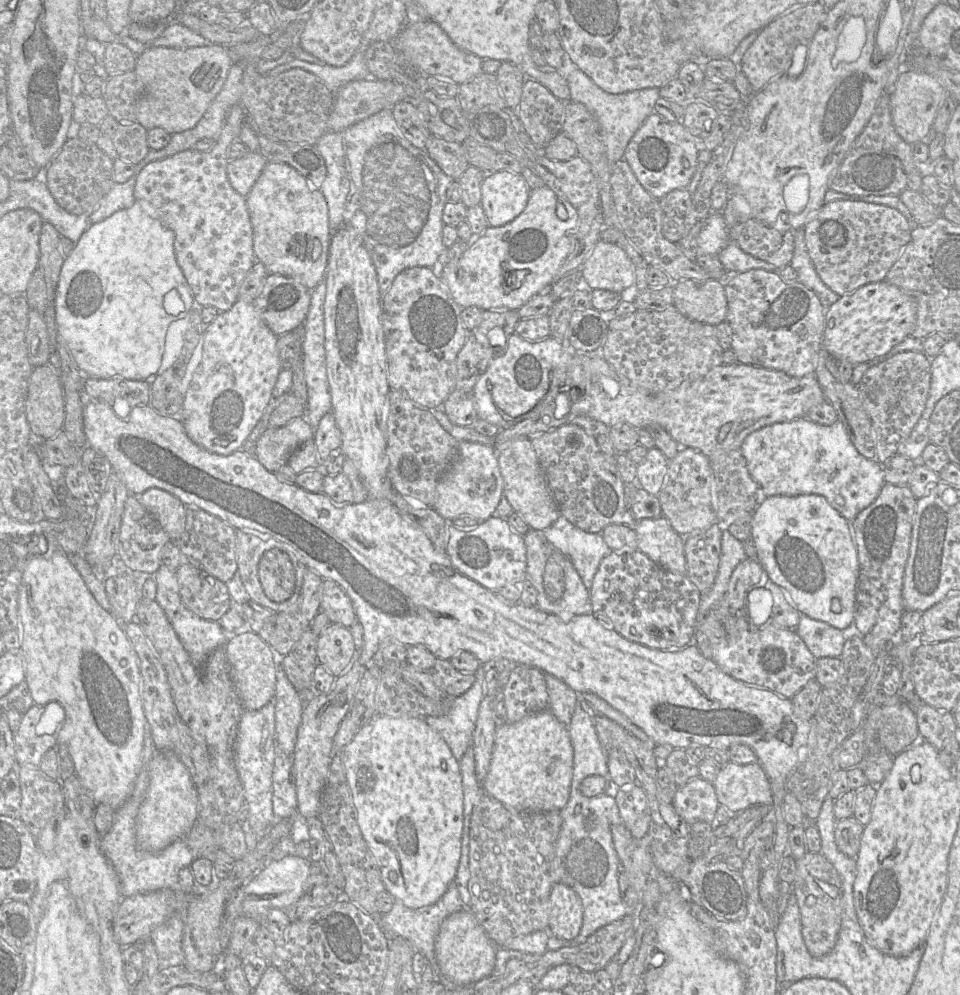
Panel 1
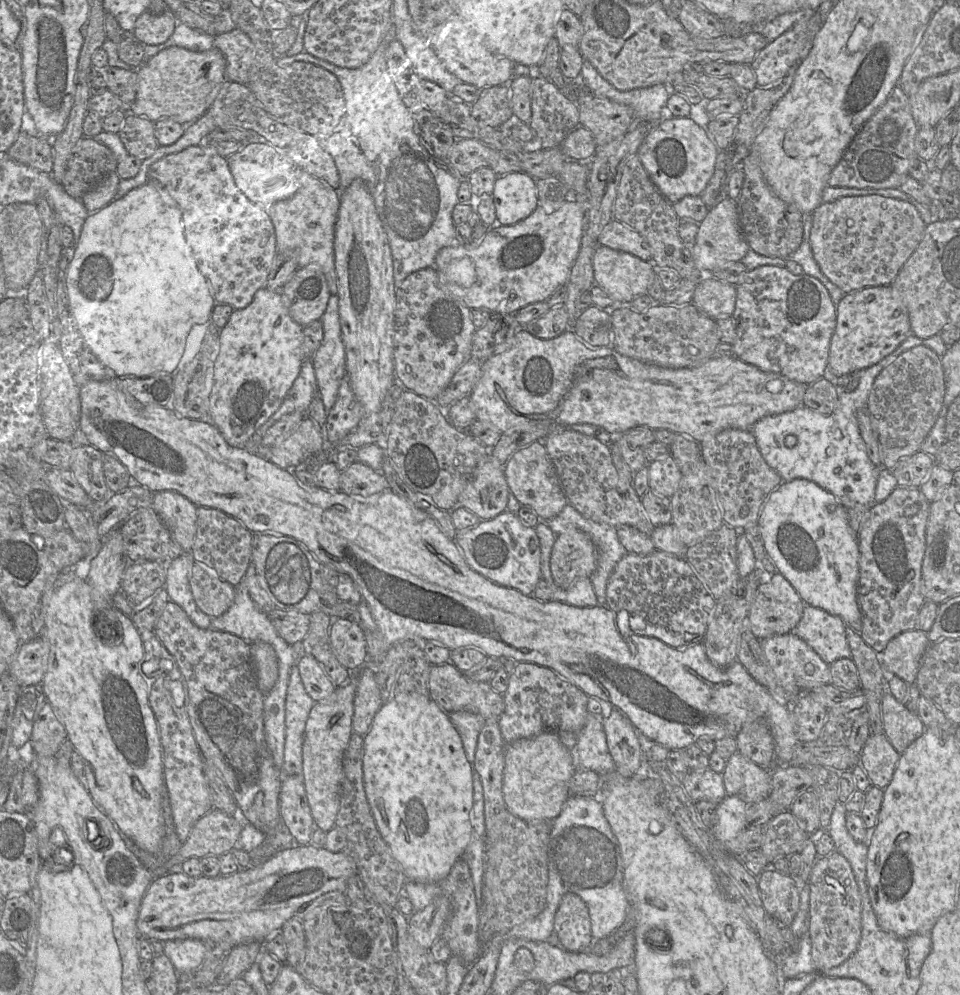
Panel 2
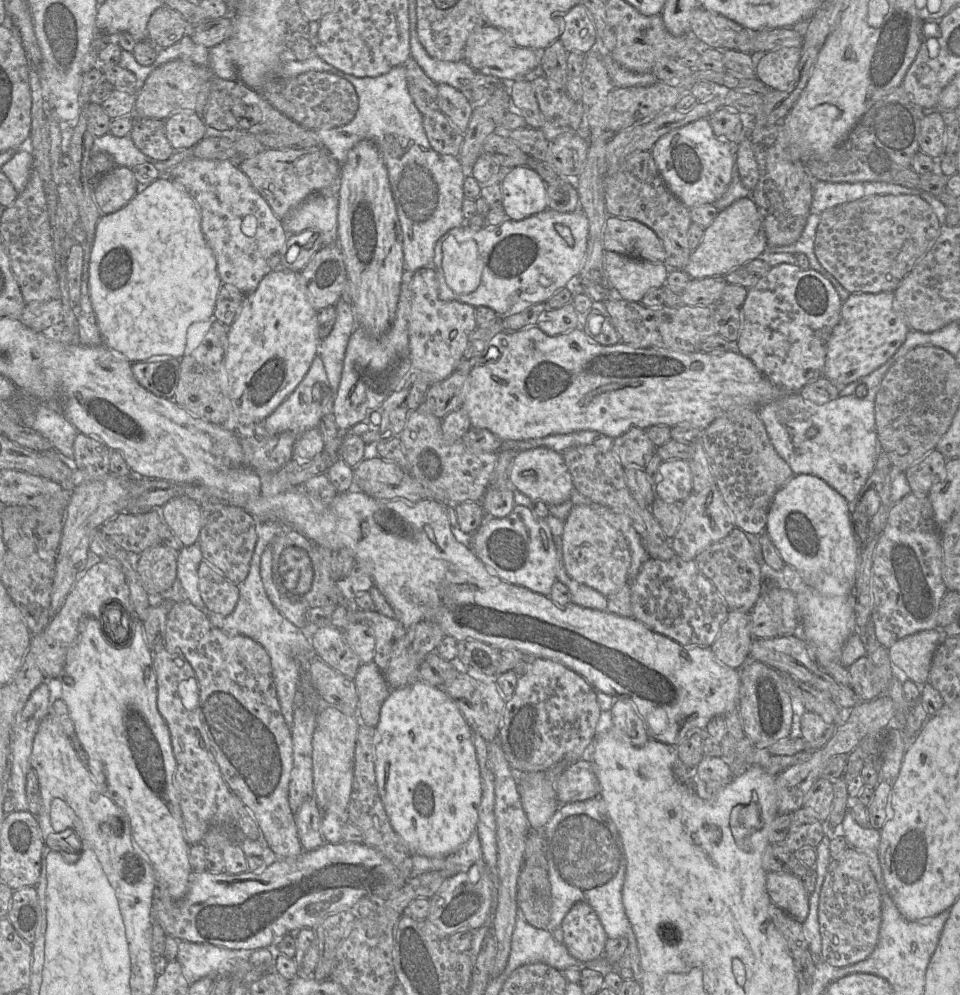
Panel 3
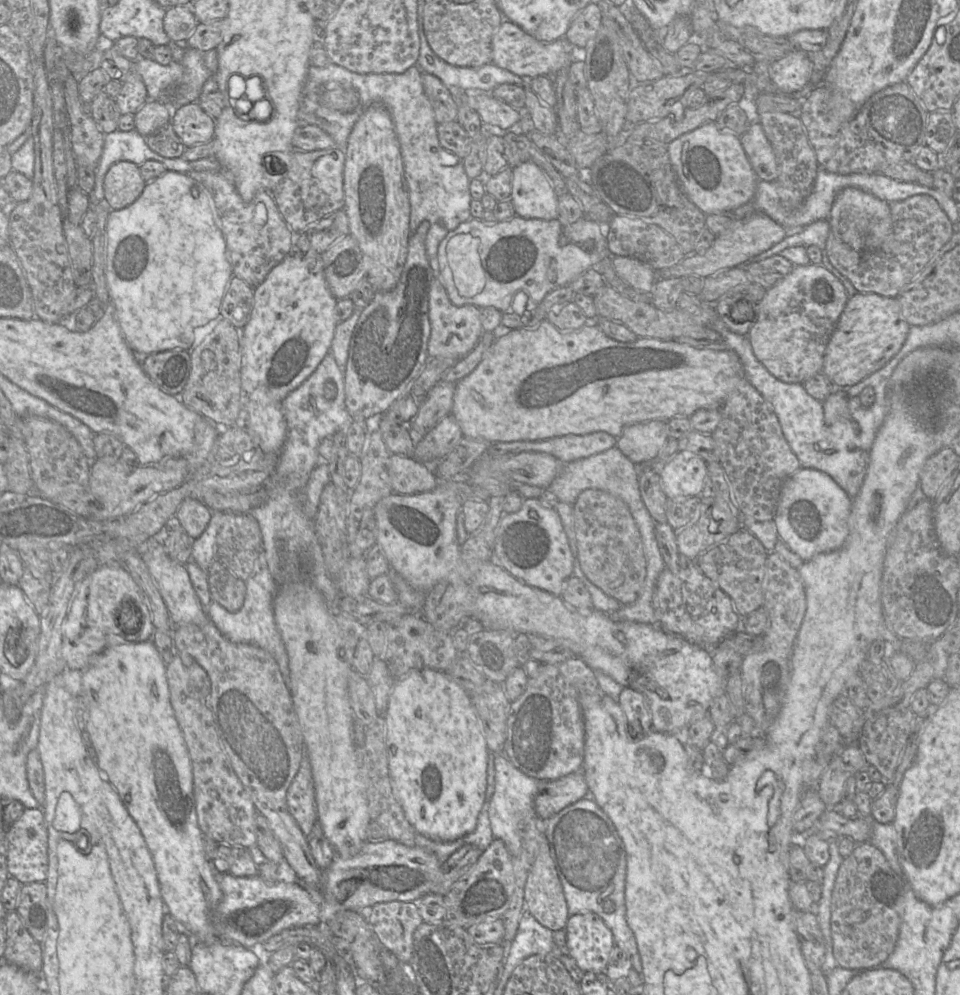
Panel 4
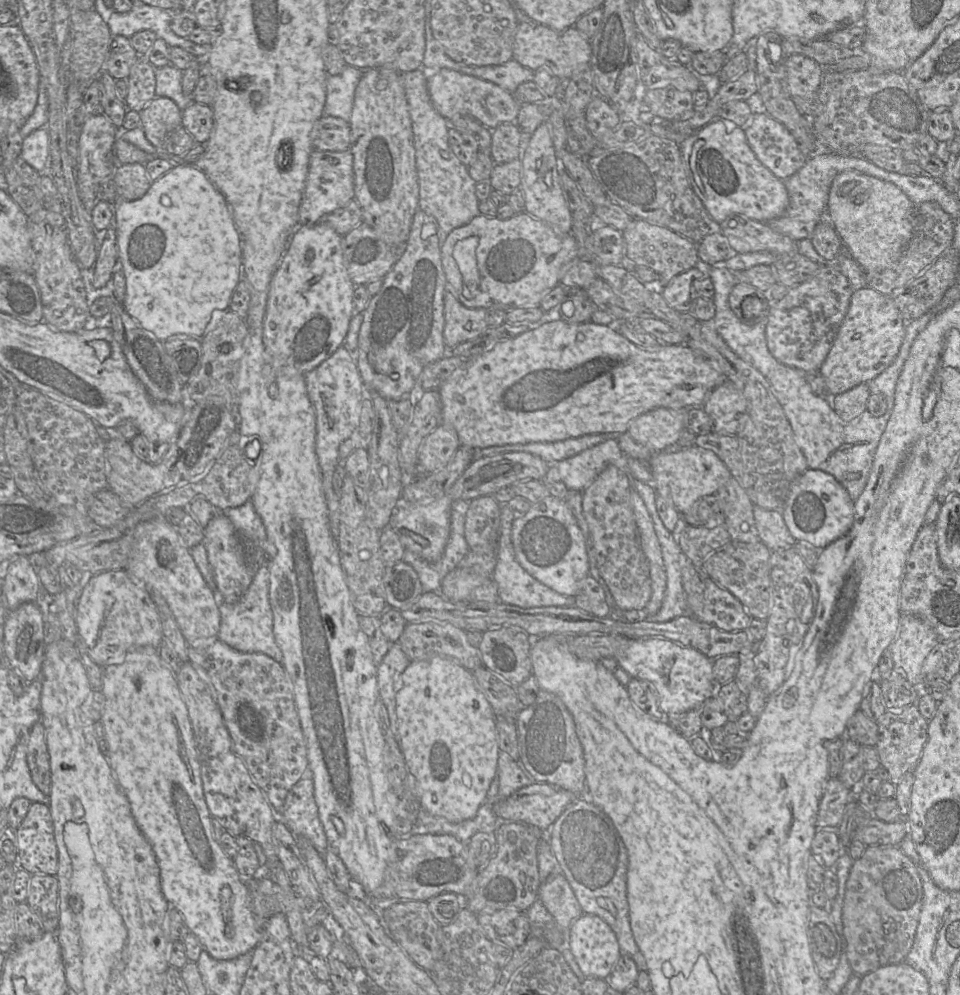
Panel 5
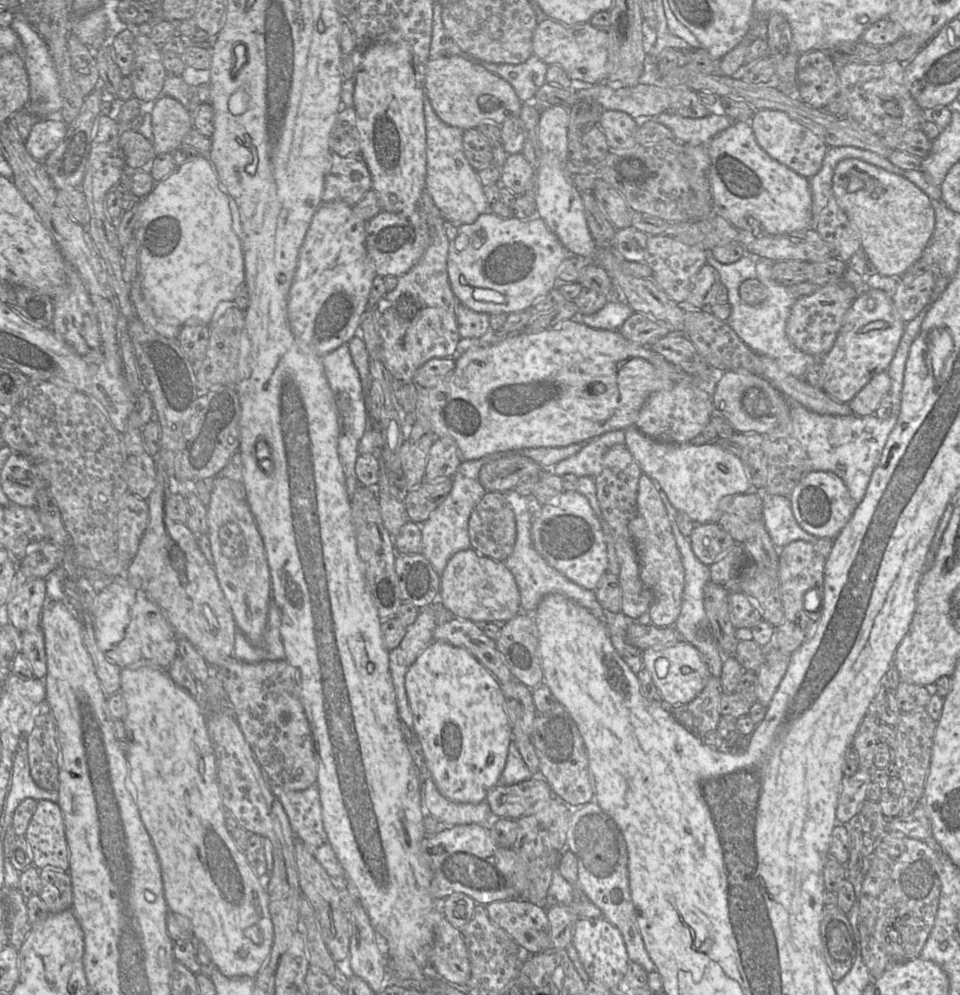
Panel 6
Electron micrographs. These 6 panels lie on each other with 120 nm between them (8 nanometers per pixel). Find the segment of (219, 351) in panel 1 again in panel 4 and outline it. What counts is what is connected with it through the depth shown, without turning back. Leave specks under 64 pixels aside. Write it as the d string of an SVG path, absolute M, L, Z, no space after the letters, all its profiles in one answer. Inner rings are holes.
M289 253L276 264L254 290L254 305L247 324L240 330L242 345L241 387L244 401L278 404L298 388L329 353L337 326L337 299L329 290L322 255Z

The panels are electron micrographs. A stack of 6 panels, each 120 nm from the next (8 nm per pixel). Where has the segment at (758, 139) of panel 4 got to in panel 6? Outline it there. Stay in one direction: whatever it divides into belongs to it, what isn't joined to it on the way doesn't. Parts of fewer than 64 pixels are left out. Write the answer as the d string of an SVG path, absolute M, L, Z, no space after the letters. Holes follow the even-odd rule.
M770 109L757 110L749 124L758 145L773 159L808 179L820 171L828 145L820 136L787 113Z

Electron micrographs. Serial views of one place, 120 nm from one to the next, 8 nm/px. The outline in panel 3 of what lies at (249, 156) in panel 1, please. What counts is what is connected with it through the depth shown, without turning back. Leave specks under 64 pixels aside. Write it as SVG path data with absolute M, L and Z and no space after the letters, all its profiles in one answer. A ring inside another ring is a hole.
M324 146L265 148L252 157L241 159L238 166L280 220L313 194L338 196L341 165Z

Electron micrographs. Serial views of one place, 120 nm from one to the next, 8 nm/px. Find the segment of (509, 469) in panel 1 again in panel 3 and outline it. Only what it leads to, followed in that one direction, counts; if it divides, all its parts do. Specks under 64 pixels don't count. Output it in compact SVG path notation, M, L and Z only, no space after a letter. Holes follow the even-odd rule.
M536 447L518 452L512 462L510 480L516 490L532 500L539 499L548 506L561 504L568 500L574 491L572 477L562 453L547 447Z

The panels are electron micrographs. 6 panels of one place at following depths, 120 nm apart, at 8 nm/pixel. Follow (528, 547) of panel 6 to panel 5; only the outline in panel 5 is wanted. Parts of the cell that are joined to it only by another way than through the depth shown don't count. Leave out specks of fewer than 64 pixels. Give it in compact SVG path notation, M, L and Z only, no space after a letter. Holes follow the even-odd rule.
M505 503L501 510L500 536L497 544L496 566L492 577L498 586L501 602L522 608L540 606L573 606L574 596L562 595L532 577L516 560L511 539L512 523L515 520L513 509Z

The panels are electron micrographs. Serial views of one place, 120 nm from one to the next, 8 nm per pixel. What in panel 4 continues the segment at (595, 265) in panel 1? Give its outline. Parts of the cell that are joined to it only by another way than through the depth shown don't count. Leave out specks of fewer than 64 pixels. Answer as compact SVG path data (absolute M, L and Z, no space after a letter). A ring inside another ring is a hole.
M614 256L613 267L616 274L632 288L650 294L658 280L657 272L649 264L635 258Z

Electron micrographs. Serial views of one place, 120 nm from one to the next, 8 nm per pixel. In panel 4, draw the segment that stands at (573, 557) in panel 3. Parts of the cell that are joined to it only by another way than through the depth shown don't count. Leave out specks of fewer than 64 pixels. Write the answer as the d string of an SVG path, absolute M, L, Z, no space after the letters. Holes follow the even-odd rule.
M586 489L573 503L576 534L575 558L587 579L622 605L639 596L647 569L639 529L619 497L599 489Z

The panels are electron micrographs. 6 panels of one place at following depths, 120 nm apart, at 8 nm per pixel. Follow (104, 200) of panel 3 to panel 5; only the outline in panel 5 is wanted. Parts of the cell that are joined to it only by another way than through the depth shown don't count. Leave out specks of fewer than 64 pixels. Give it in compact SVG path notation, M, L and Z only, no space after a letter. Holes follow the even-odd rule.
M142 163L119 164L112 176L118 198L137 200L148 191L151 180Z

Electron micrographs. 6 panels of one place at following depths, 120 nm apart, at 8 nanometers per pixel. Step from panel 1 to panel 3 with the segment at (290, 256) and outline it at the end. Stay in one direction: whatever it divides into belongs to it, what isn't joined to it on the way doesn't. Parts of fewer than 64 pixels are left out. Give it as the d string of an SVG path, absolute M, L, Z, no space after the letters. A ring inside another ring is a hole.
M313 194L294 207L282 224L288 235L310 229L318 233L323 246L337 243L338 196Z

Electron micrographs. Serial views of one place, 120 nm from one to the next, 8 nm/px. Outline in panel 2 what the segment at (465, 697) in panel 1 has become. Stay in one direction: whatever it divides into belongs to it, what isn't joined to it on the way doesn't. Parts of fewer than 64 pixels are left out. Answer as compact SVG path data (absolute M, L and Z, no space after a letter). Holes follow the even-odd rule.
M464 710L450 712L448 715L460 735L467 760L474 766L478 736L485 719L477 713Z

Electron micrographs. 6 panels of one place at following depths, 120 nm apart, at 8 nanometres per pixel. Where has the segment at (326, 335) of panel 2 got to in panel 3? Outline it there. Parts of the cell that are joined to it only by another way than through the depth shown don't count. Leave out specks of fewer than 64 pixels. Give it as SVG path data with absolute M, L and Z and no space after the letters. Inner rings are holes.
M341 298L334 305L336 320L330 334L319 345L318 356L321 358L328 381L334 391L337 391L341 381L346 347L356 319L351 308Z

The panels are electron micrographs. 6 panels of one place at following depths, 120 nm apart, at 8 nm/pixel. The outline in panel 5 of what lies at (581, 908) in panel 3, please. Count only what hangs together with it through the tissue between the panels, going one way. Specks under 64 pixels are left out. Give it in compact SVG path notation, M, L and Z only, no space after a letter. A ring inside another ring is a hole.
M582 914L568 929L569 949L586 977L606 979L621 951L611 927L599 916Z

